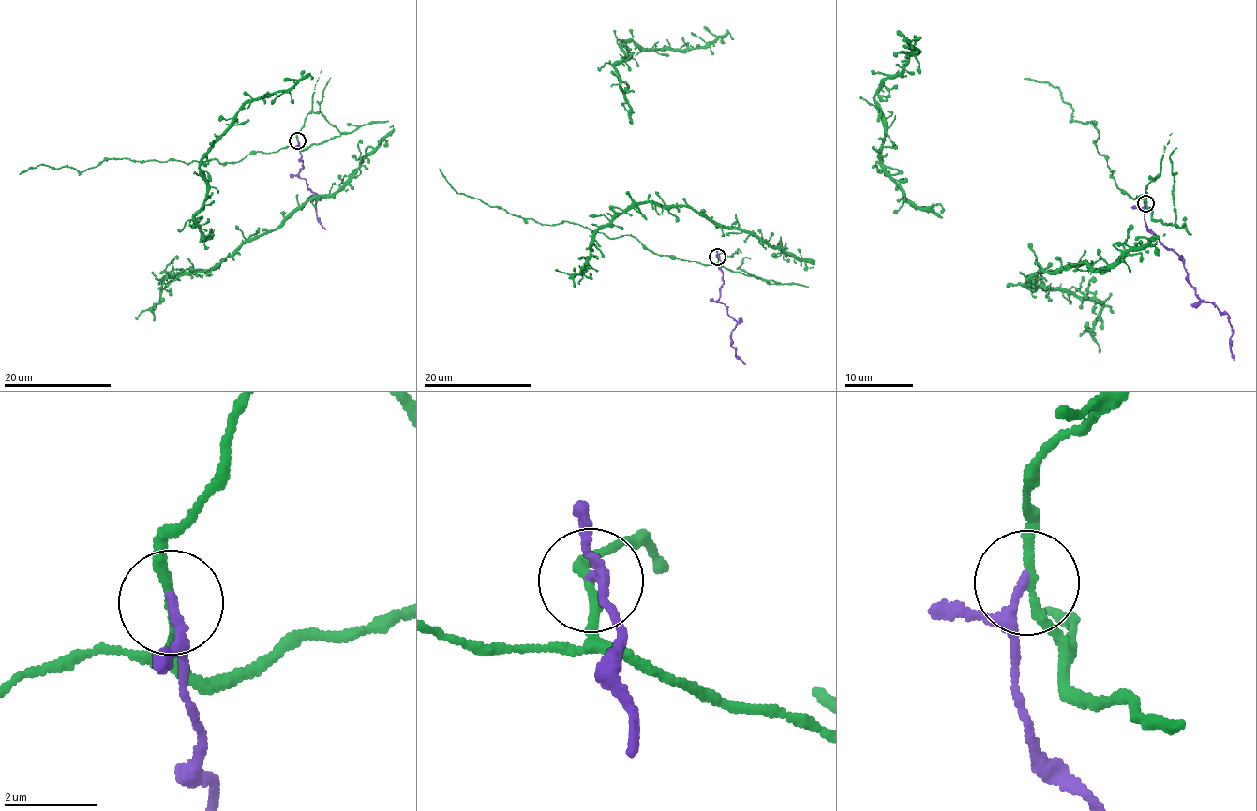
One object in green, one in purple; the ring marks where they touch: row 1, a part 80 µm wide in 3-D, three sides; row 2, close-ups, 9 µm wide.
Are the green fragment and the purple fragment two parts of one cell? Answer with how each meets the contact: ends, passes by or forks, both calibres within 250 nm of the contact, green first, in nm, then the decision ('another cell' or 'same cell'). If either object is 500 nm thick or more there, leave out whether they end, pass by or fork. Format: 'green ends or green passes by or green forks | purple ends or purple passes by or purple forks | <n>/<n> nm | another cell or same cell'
green passes by | purple passes by | 170/150 nm | another cell

